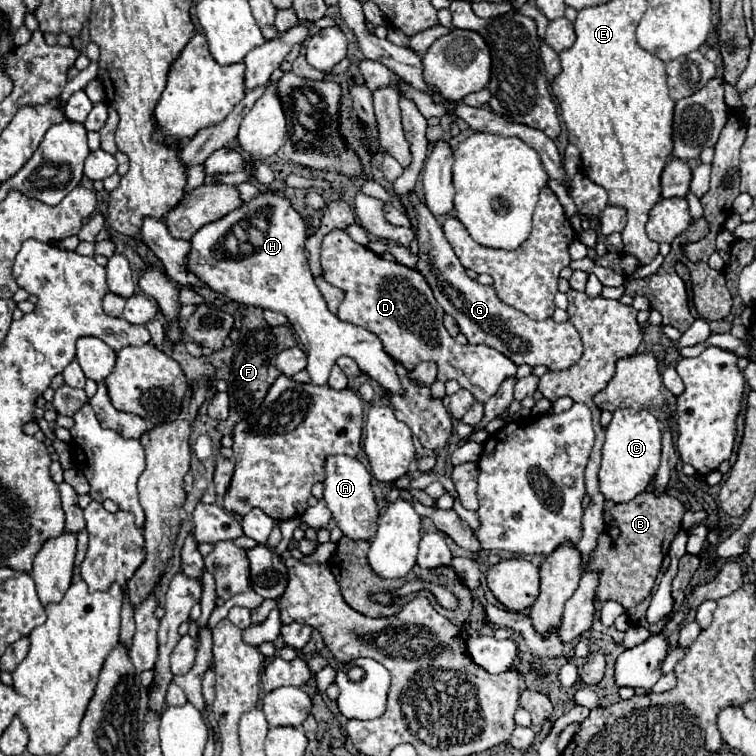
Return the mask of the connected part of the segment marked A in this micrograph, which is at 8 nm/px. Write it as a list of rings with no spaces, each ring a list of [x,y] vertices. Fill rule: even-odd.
[[[337,454],[327,456],[325,460],[325,480],[323,480],[323,500],[331,510],[337,526],[343,530],[347,538],[353,540],[371,540],[377,532],[379,508],[371,490],[371,474],[367,468],[353,456]]]

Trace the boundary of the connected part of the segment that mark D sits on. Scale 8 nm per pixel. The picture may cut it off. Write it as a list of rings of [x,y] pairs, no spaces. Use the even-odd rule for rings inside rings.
[[[333,230],[323,238],[321,266],[323,266],[323,278],[329,284],[333,284],[345,292],[345,300],[341,302],[337,316],[343,322],[351,322],[351,324],[361,326],[361,328],[373,332],[375,336],[379,336],[383,350],[389,356],[393,356],[395,360],[399,360],[403,366],[409,366],[409,370],[413,370],[419,362],[433,360],[433,362],[437,362],[437,380],[447,382],[447,380],[455,378],[465,390],[469,390],[475,396],[477,402],[487,402],[499,390],[499,386],[505,378],[515,376],[517,366],[507,356],[497,352],[495,348],[471,346],[471,344],[461,346],[449,336],[449,332],[443,326],[443,308],[433,298],[433,292],[431,292],[425,276],[421,272],[417,272],[415,268],[407,268],[399,262],[389,262],[389,260],[377,256],[369,248],[353,242],[343,230]]]

